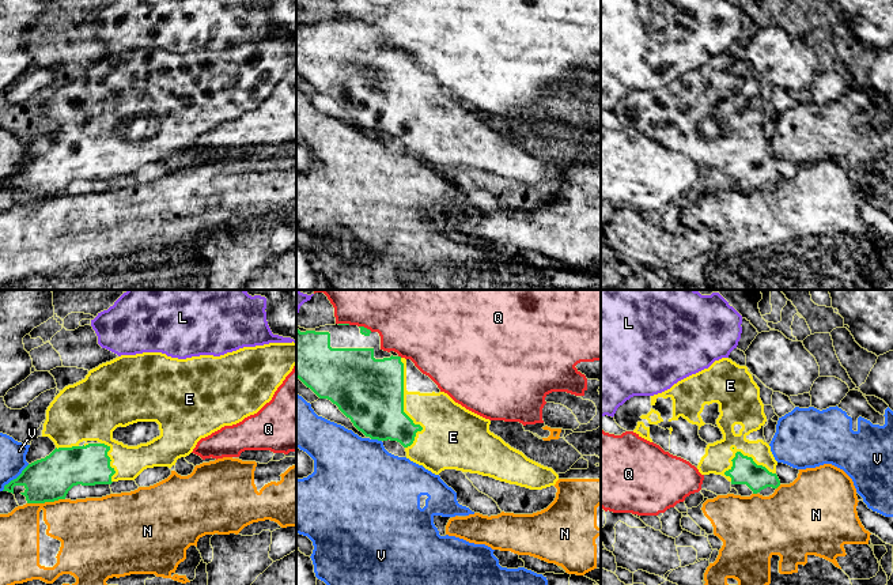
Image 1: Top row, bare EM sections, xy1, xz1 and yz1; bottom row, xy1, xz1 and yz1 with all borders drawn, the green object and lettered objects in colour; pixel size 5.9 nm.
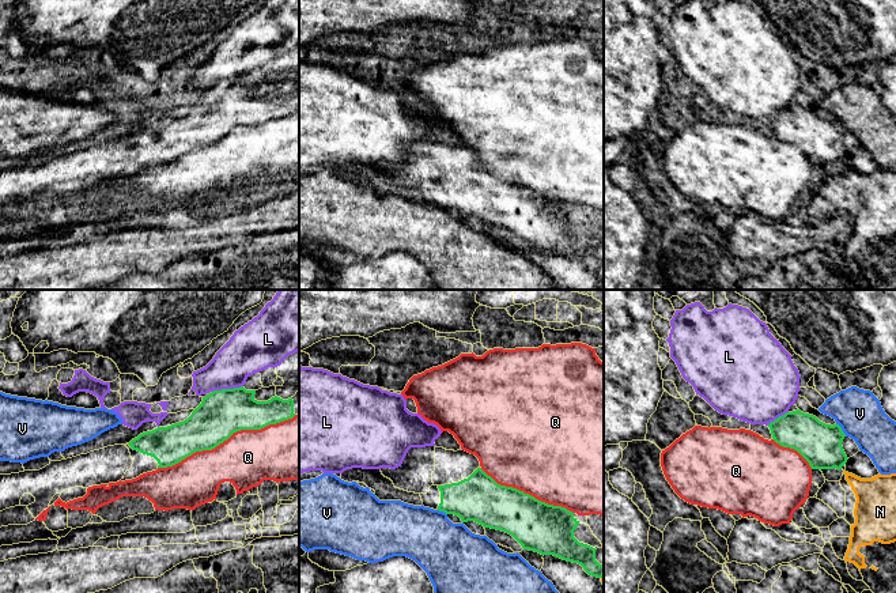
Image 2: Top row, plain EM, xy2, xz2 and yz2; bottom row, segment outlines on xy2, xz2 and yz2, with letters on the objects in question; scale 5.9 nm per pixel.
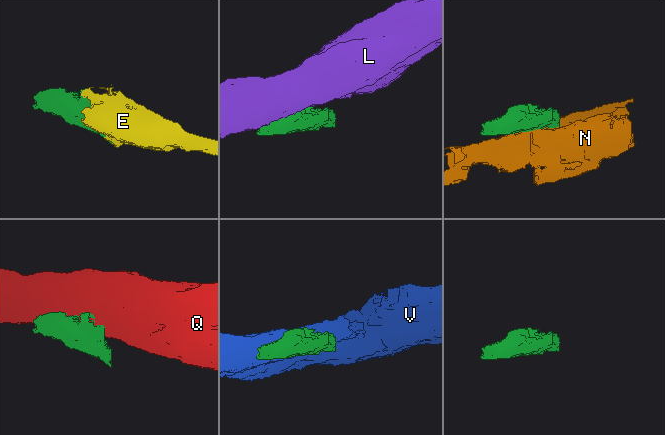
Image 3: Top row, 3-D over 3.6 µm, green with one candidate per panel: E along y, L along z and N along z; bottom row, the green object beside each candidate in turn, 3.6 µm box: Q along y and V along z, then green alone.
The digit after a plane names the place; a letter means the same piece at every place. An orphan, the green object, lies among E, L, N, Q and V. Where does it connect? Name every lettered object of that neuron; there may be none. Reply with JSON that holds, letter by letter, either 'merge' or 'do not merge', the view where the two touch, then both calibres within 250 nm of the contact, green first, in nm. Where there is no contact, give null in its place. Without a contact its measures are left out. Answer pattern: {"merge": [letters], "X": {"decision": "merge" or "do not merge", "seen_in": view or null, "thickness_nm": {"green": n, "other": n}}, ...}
{"merge": ["E"], "E": {"decision": "merge", "seen_in": "xz1", "thickness_nm": {"green": 400, "other": 260}}, "L": {"decision": "do not merge", "seen_in": "xy2", "thickness_nm": {"green": 280, "other": 260}}, "N": {"decision": "do not merge", "seen_in": "xy1", "thickness_nm": {"green": 260, "other": 300}}, "Q": {"decision": "do not merge", "seen_in": "xy2", "thickness_nm": {"green": 280, "other": 320}}, "V": {"decision": "do not merge", "seen_in": "xy1", "thickness_nm": {"green": 260, "other": 160}}}

